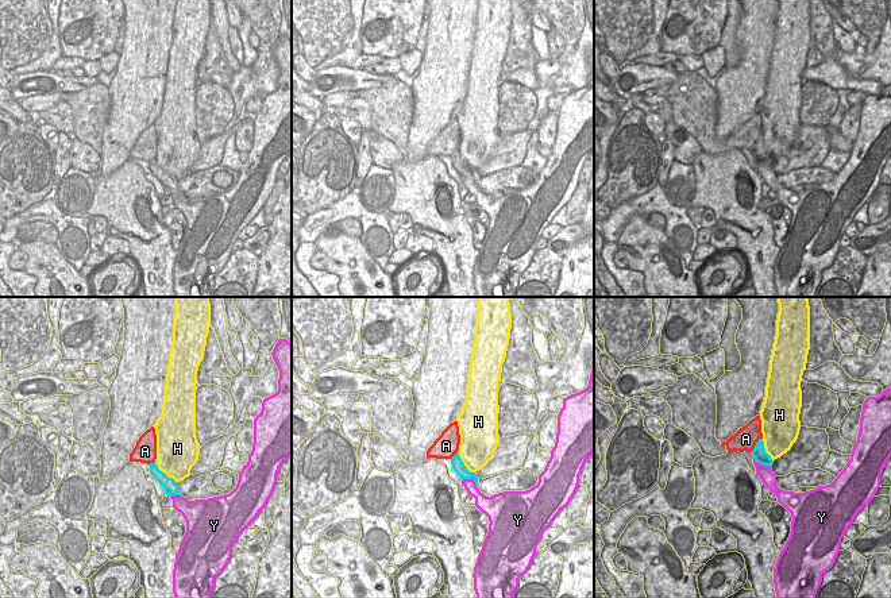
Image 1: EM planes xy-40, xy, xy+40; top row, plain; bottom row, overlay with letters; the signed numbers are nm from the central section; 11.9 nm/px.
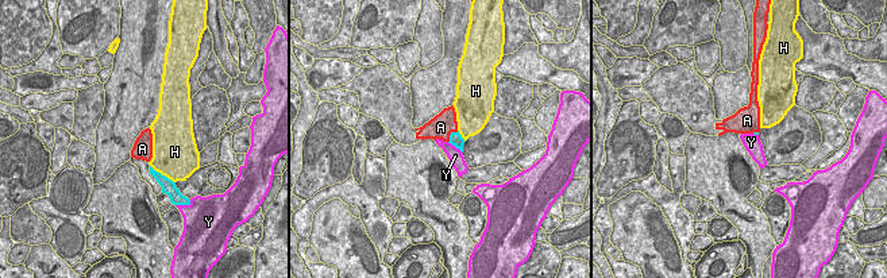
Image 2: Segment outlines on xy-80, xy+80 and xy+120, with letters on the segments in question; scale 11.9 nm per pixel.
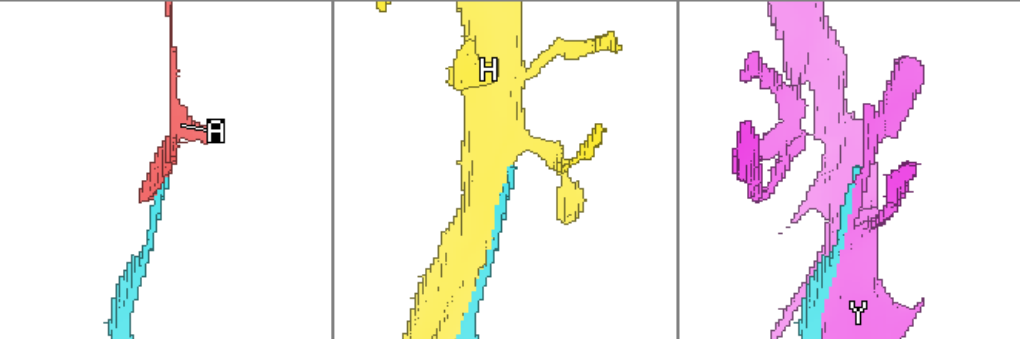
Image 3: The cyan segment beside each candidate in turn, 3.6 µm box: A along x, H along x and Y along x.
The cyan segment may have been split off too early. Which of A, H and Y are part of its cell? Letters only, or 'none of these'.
A

